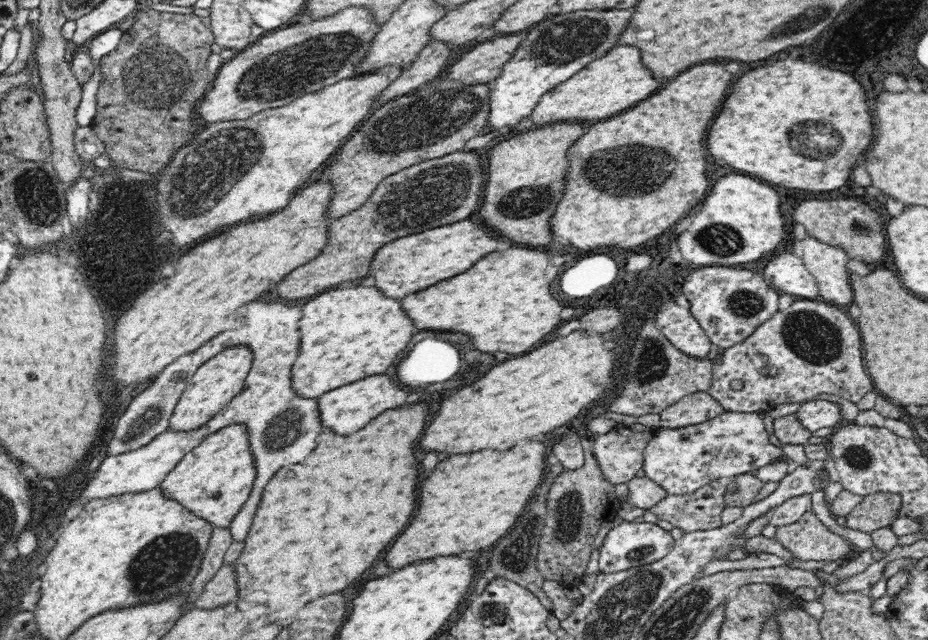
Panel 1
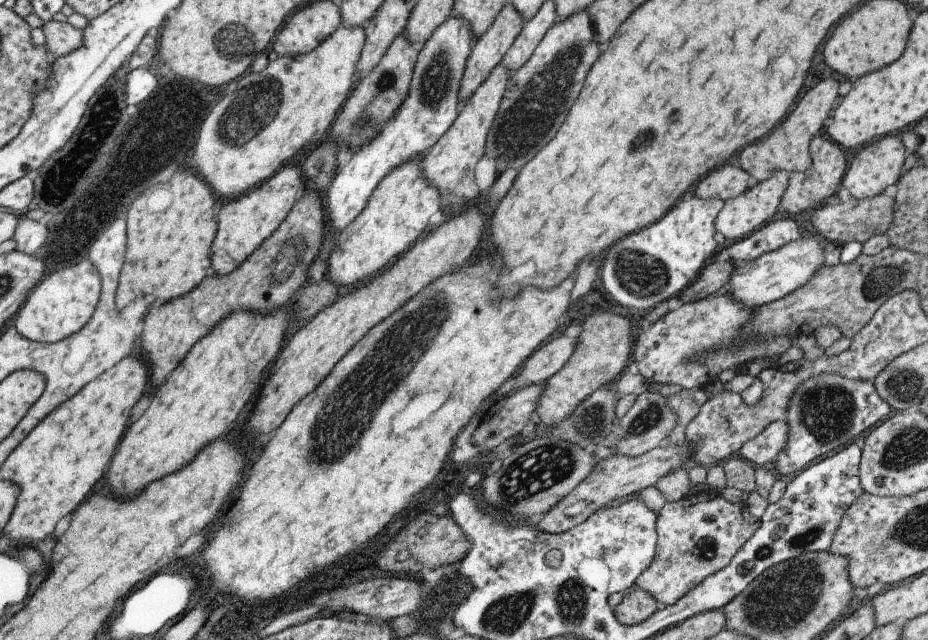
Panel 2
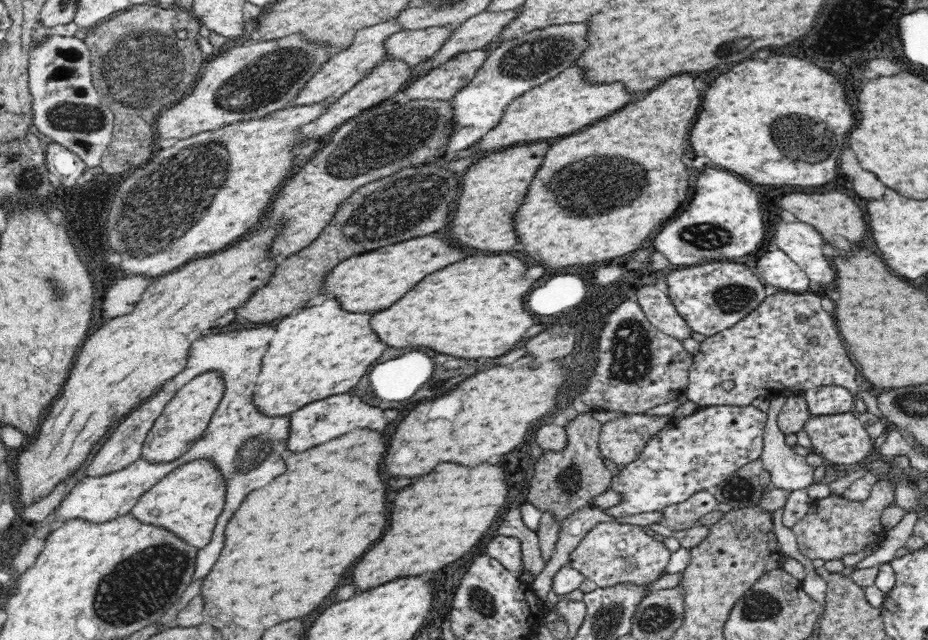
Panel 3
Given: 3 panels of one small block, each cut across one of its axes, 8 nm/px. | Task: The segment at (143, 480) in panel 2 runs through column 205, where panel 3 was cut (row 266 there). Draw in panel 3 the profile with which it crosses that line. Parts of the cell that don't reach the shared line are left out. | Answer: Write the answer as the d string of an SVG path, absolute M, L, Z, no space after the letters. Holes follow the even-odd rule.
M414 238L412 242L399 242L343 260L326 274L322 292L340 303L340 310L344 312L373 315L400 300L424 276L462 258L466 258L466 254L460 248L454 248L440 238Z

